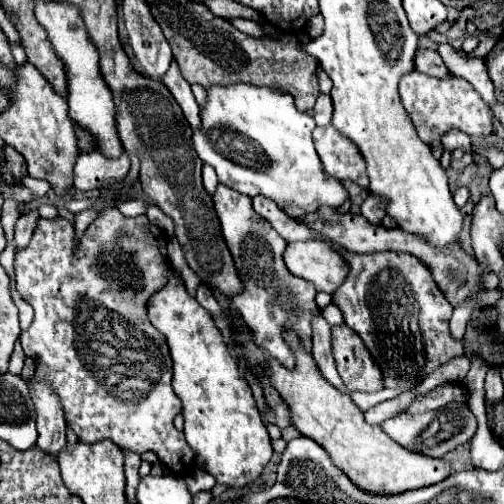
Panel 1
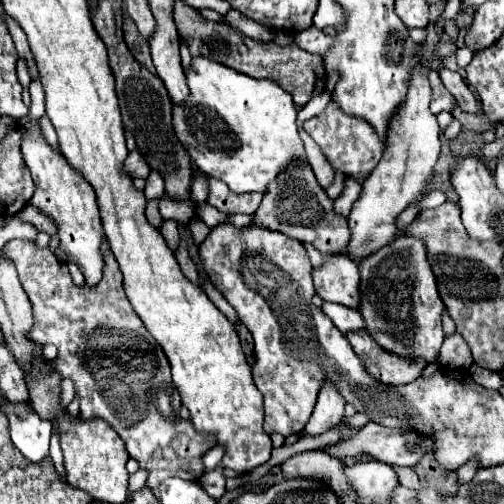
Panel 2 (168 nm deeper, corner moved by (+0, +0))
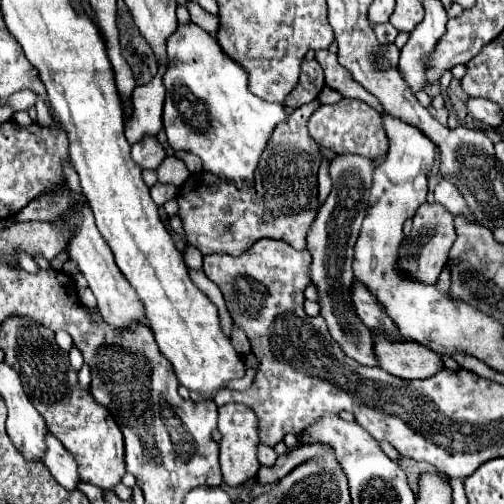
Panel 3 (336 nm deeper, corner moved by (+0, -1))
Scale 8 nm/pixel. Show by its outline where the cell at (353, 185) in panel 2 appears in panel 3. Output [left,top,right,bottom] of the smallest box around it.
[307,157,375,367]

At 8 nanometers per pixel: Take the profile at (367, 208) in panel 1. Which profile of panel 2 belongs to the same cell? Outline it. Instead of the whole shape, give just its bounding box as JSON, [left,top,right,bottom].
[347,22,443,264]

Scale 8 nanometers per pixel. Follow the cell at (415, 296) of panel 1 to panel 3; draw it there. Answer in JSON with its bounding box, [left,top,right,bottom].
[399,203,455,285]

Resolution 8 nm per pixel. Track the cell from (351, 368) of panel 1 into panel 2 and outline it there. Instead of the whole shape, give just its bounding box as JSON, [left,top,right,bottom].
[347,330,427,384]

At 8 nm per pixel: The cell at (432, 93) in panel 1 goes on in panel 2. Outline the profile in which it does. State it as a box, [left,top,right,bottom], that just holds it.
[429,72,453,114]

